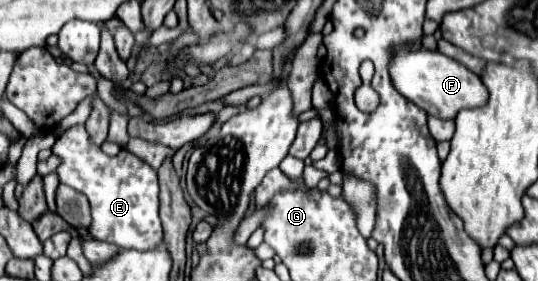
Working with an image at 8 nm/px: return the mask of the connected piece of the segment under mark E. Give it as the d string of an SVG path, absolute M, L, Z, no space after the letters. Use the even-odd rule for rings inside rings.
M83 125L67 129L63 137L57 139L57 143L53 145L53 153L61 157L61 165L57 169L61 183L87 195L91 203L93 221L89 233L95 239L137 251L161 247L163 229L159 221L157 171L153 171L143 159L123 149L115 157L105 155L101 147L89 141L89 135Z

